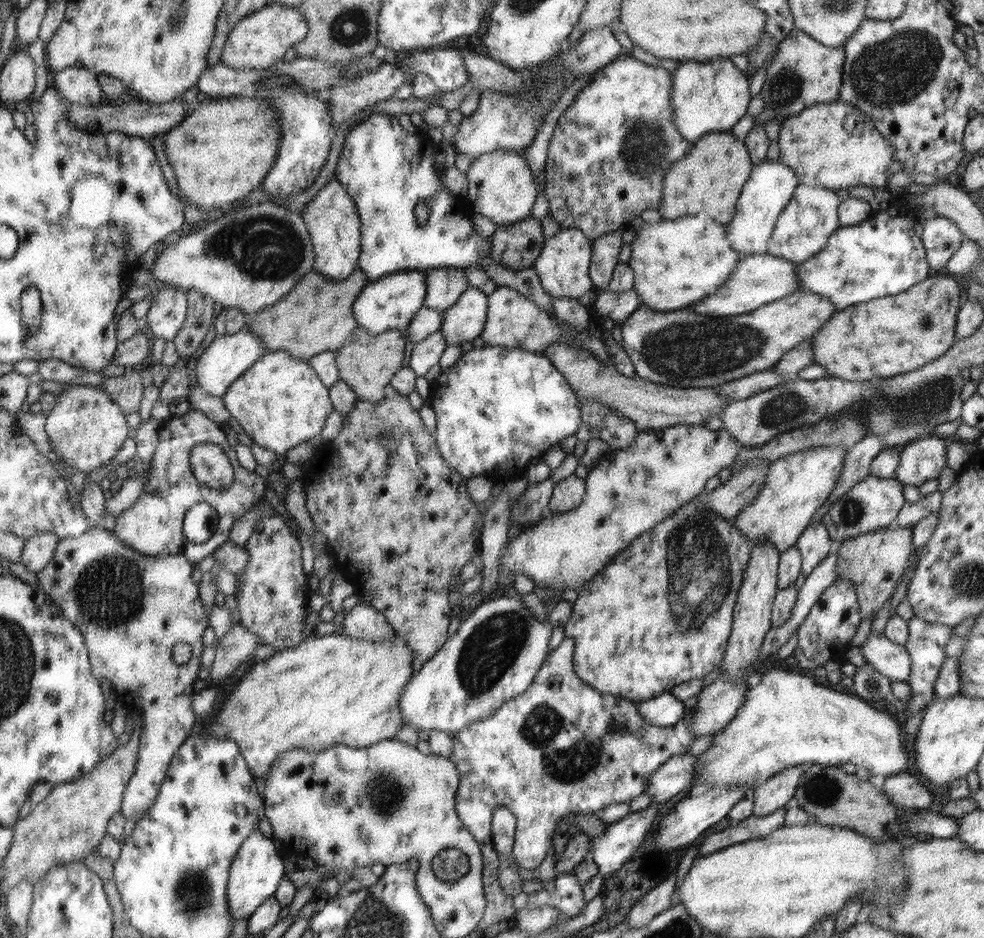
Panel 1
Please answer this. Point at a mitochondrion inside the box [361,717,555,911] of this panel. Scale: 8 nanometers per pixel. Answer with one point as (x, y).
(451, 865)

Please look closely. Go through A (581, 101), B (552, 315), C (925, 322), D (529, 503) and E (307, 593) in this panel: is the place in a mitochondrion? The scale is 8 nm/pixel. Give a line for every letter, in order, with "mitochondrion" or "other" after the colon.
A: other
B: other
C: mitochondrion
D: mitochondrion
E: other

